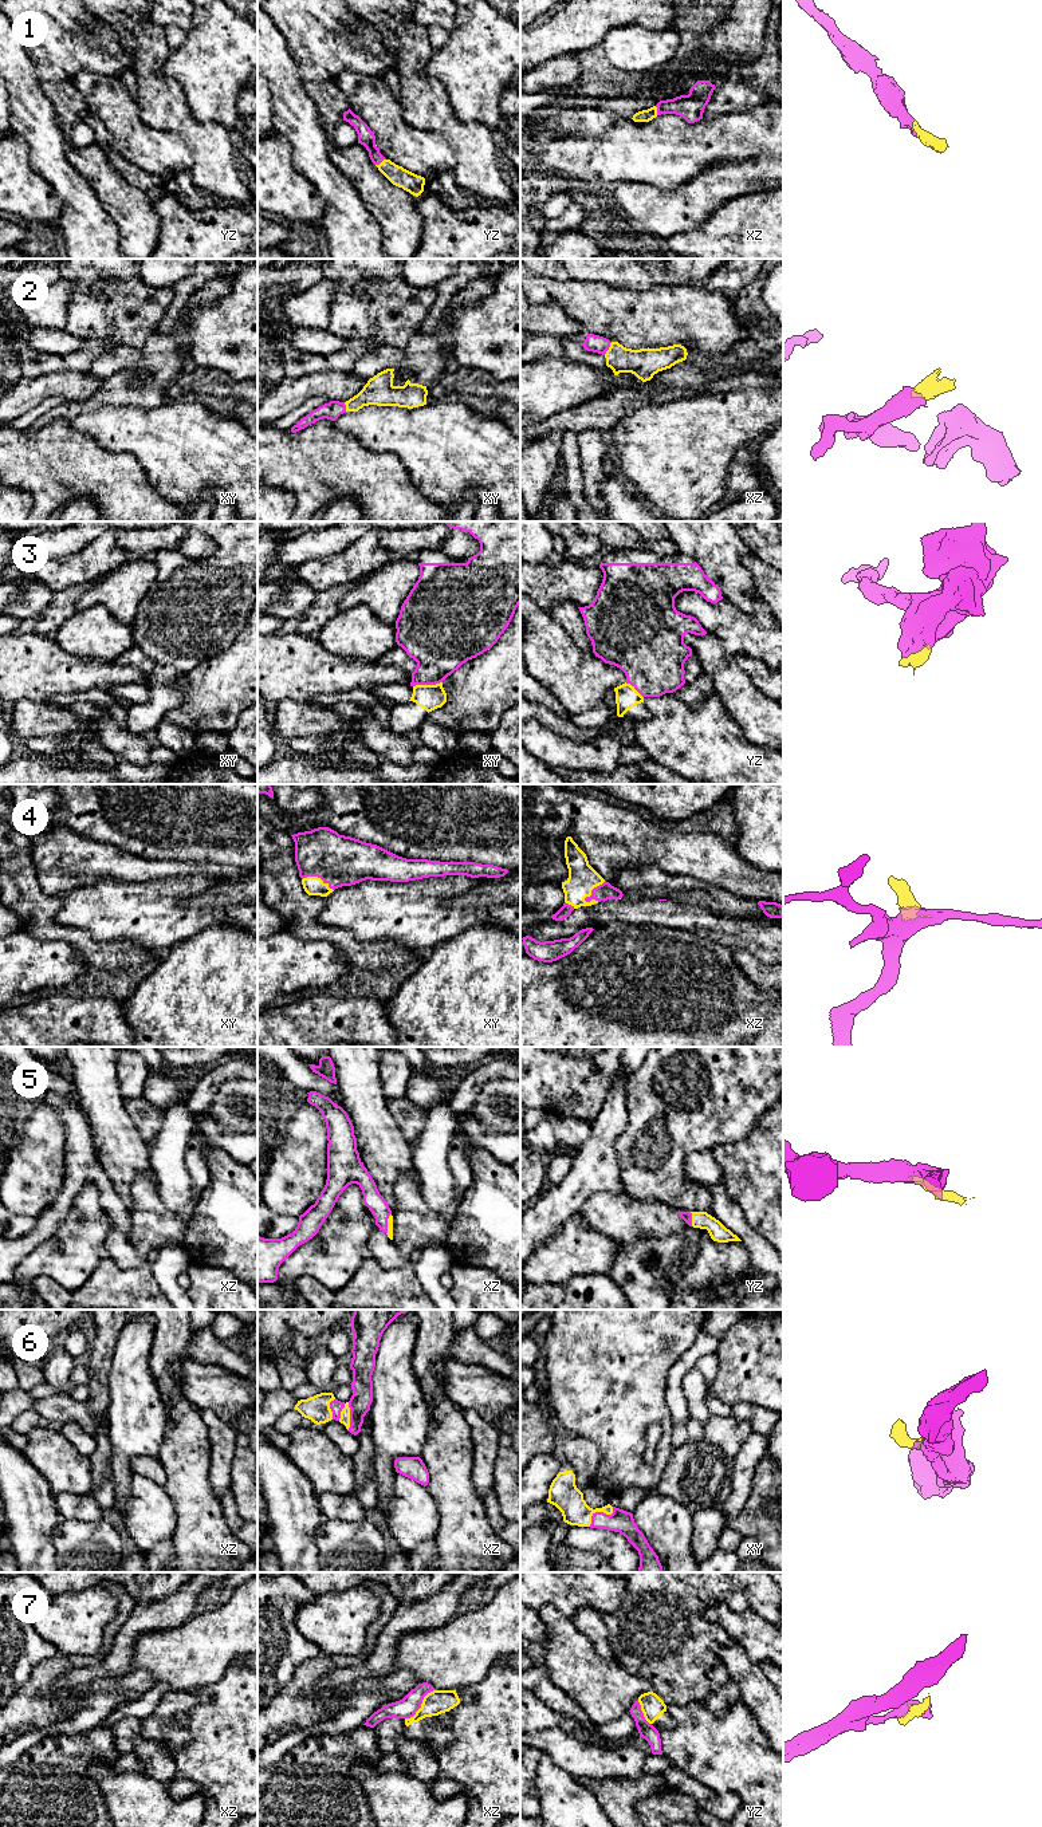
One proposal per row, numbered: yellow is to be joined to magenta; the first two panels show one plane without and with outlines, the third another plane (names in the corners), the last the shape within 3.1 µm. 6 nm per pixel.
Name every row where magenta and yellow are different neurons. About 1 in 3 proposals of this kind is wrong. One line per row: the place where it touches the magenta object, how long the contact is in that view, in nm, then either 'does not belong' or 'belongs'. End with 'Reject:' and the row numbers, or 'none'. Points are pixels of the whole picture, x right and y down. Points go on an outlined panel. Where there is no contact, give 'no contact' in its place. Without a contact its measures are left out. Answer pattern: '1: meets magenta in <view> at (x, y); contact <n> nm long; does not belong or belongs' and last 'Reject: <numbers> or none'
1: meets magenta in yz at (380, 162); contact 80 nm long; belongs
2: meets magenta in xz at (608, 349); contact 90 nm long; belongs
3: meets magenta in xy at (427, 684); contact 180 nm long; belongs
4: meets magenta in xz at (593, 889); contact 180 nm long; belongs
5: meets magenta in xz at (386, 1224); contact 130 nm long; belongs
6: meets magenta in xy at (600, 1512); contact 190 nm long; belongs
7: meets magenta in xz at (420, 1705); contact 260 nm long; does not belong
Reject: 7

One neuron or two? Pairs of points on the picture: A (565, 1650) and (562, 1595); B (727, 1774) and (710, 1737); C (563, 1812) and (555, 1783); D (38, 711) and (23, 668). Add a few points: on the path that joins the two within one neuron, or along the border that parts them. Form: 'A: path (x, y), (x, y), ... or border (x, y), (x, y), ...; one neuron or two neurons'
A: border (538, 1610), (545, 1605), (554, 1605), (571, 1619); two neurons
B: path (727, 1764), (727, 1757), (716, 1747); one neuron
C: path (563, 1806), (558, 1800), (557, 1790); one neuron
D: border (46, 700), (18, 700), (14, 703); two neurons

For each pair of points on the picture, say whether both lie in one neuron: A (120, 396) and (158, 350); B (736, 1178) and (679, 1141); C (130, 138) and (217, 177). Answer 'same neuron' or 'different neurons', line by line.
A: same neuron
B: different neurons
C: different neurons

